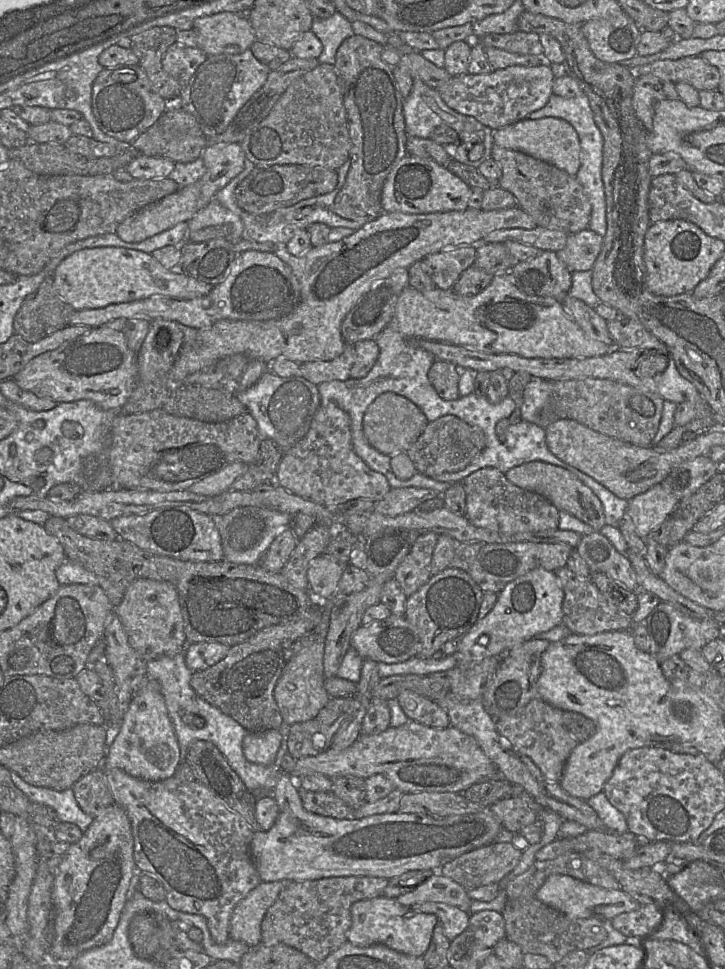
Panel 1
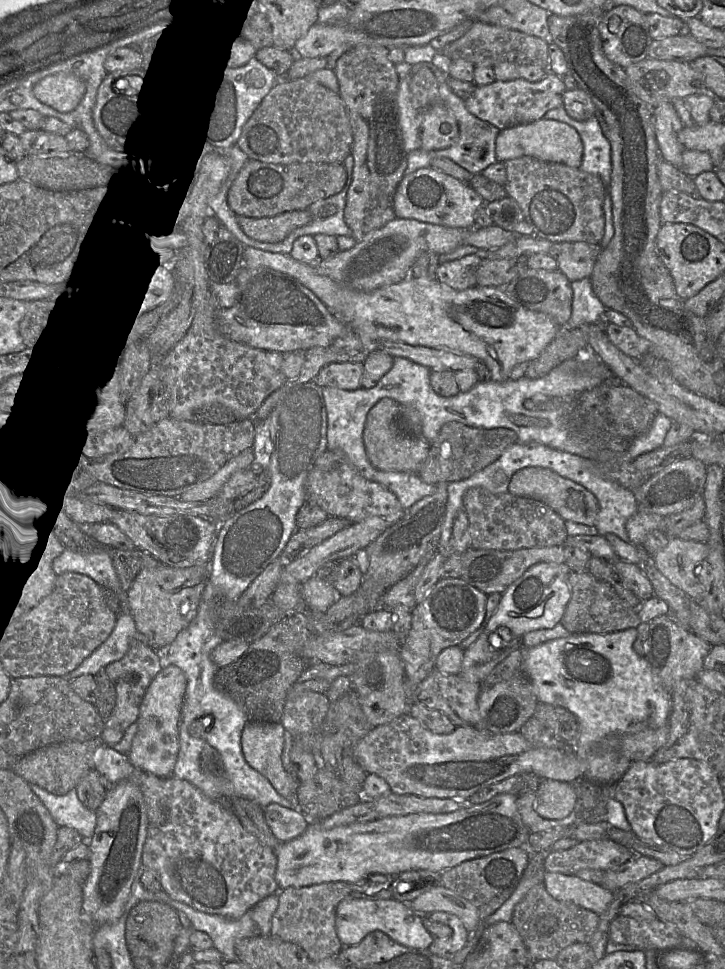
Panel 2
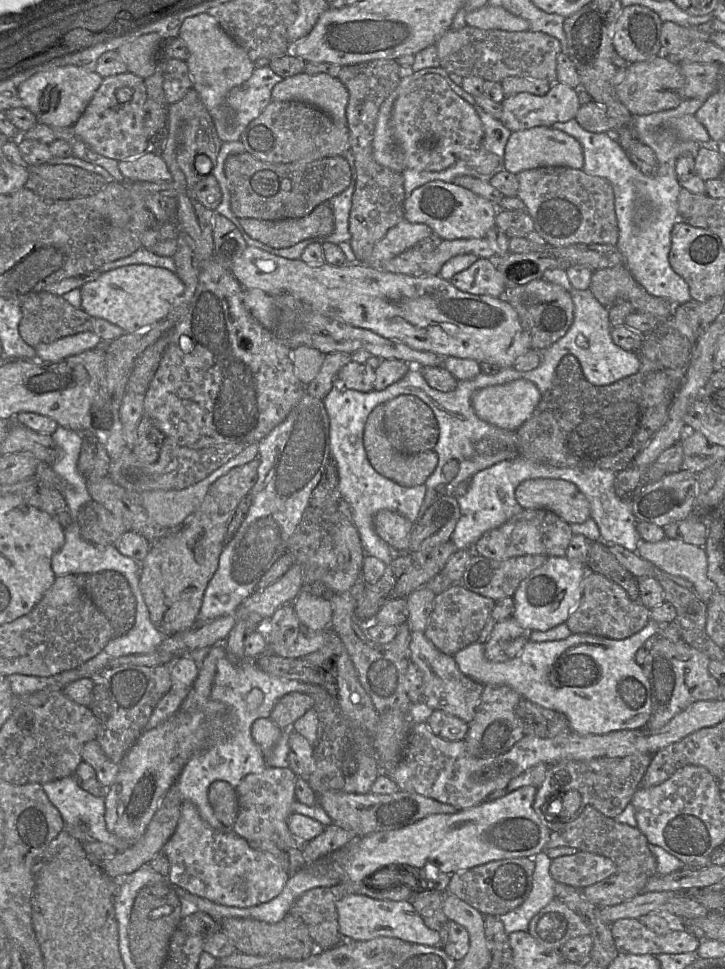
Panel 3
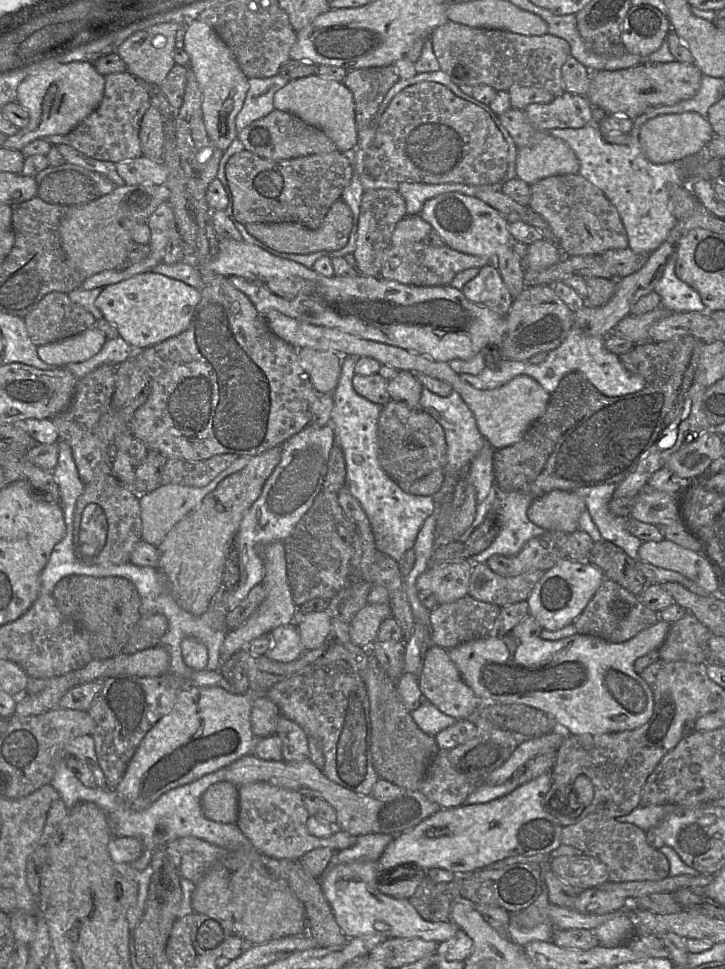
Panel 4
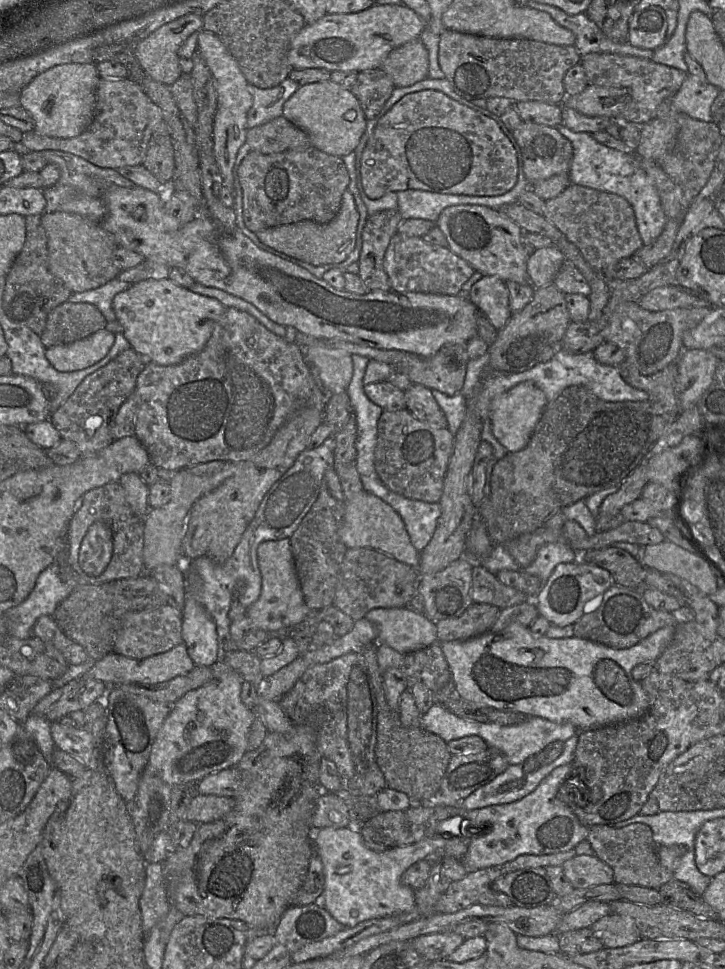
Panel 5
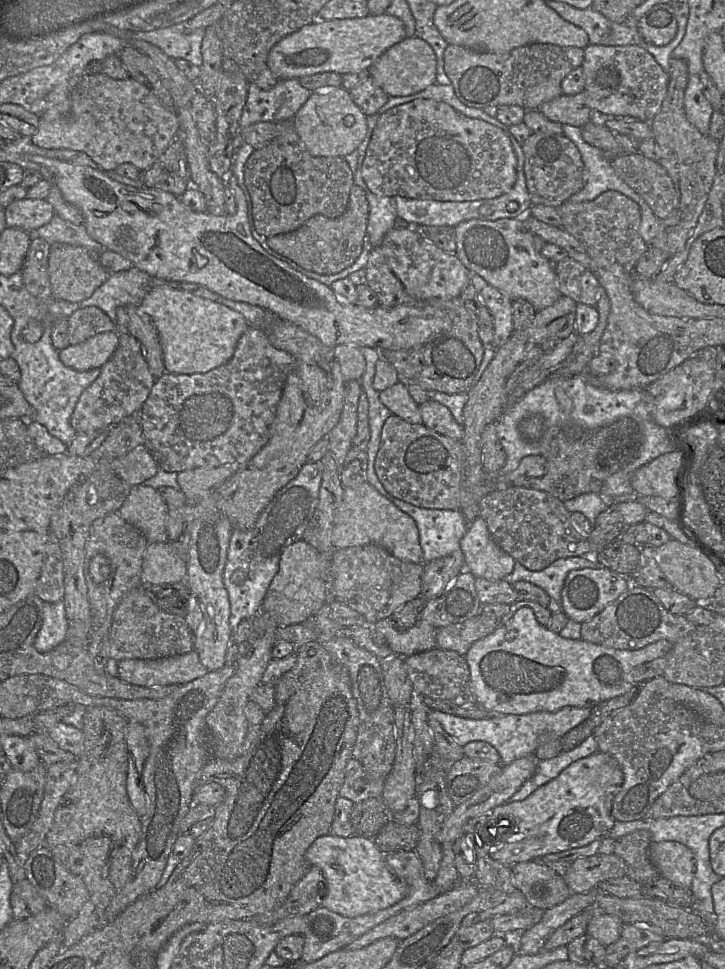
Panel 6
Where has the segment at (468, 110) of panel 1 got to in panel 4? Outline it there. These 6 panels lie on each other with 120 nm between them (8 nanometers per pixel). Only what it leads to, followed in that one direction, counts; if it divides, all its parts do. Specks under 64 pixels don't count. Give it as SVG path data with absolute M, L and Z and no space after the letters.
M564 92L548 104L530 104L523 111L535 128L579 129L592 123L591 104L586 96Z

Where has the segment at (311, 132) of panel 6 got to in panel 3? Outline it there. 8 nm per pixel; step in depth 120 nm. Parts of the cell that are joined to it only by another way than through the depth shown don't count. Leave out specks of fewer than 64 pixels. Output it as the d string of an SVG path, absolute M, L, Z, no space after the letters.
M302 72L276 84L271 99L313 105L327 113L339 126L347 126L349 92L337 77L325 73L310 75Z

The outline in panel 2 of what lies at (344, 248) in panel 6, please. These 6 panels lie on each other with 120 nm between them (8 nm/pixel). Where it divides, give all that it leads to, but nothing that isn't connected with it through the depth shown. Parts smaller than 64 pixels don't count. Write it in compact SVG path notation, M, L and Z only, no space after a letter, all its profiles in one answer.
M308 209L285 212L274 217L250 218L236 215L237 222L247 236L260 242L277 243L293 230L312 221Z

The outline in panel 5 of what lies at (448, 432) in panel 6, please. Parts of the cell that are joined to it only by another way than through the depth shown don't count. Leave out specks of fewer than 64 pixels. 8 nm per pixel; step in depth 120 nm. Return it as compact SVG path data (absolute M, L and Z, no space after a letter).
M412 383L404 391L406 409L417 419L427 422L434 427L447 428L447 419L431 389L421 384Z

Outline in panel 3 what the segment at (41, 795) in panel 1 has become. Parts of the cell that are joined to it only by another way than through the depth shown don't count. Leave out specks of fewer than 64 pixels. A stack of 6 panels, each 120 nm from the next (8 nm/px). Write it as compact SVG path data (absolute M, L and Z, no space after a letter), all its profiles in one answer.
M73 775L42 784L42 788L50 802L60 812L65 827L83 825L86 828L88 839L111 844L119 852L125 851L131 846L127 841L117 837L108 830L105 822L105 797L94 796L82 789Z

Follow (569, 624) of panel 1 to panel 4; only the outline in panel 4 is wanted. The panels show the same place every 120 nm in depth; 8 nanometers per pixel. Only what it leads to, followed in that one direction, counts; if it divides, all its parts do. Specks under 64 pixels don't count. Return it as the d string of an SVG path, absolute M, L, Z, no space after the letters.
M604 578L595 595L572 624L577 634L596 636L612 643L623 643L659 620L659 612L649 609L638 596L617 582Z

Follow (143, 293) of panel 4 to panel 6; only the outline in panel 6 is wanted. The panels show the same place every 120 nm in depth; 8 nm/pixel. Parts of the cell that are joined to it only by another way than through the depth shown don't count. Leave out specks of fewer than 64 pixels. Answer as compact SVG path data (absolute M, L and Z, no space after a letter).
M166 285L151 286L140 308L156 327L167 372L205 373L225 364L234 354L237 342L250 324L239 312L181 289Z

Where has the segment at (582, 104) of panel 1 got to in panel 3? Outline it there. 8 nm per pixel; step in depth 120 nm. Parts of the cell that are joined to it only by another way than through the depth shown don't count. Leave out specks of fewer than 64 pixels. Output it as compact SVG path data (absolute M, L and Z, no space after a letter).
M689 99L673 109L634 116L633 137L654 151L658 161L655 175L645 175L637 168L612 133L587 131L575 119L556 122L551 126L579 141L584 153L582 170L585 173L605 178L612 185L619 228L616 247L624 257L624 265L648 294L664 298L675 306L692 300L687 282L674 272L669 263L671 232L674 225L680 221L678 195L682 188L676 175L676 162L684 154L695 157L701 145L691 141L681 141L673 132L664 129L676 118L687 114L695 115L705 99Z

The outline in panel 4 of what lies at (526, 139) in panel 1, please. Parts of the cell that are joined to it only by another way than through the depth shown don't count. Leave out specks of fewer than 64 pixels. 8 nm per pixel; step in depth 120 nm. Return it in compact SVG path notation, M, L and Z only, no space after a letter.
M543 132L533 139L533 145L517 151L517 178L528 185L557 175L578 174L580 162L574 151L561 139Z

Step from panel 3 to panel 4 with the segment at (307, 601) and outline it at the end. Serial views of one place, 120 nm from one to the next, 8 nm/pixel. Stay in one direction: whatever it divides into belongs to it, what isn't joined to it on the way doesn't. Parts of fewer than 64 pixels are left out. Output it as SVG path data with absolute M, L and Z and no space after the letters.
M327 611L307 613L301 616L298 630L305 651L319 648L331 628L331 617Z

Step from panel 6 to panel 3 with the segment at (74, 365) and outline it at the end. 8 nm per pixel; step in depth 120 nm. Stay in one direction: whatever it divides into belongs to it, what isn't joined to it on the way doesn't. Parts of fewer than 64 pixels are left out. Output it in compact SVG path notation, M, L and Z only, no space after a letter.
M86 331L60 338L49 344L39 344L35 349L37 361L55 363L101 345L102 340L97 334Z

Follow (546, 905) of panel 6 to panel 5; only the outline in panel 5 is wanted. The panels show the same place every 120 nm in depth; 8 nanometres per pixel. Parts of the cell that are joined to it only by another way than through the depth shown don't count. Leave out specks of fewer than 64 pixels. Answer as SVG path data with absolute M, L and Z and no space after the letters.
M544 867L509 872L494 880L490 888L506 894L512 905L521 907L547 905L557 898Z

